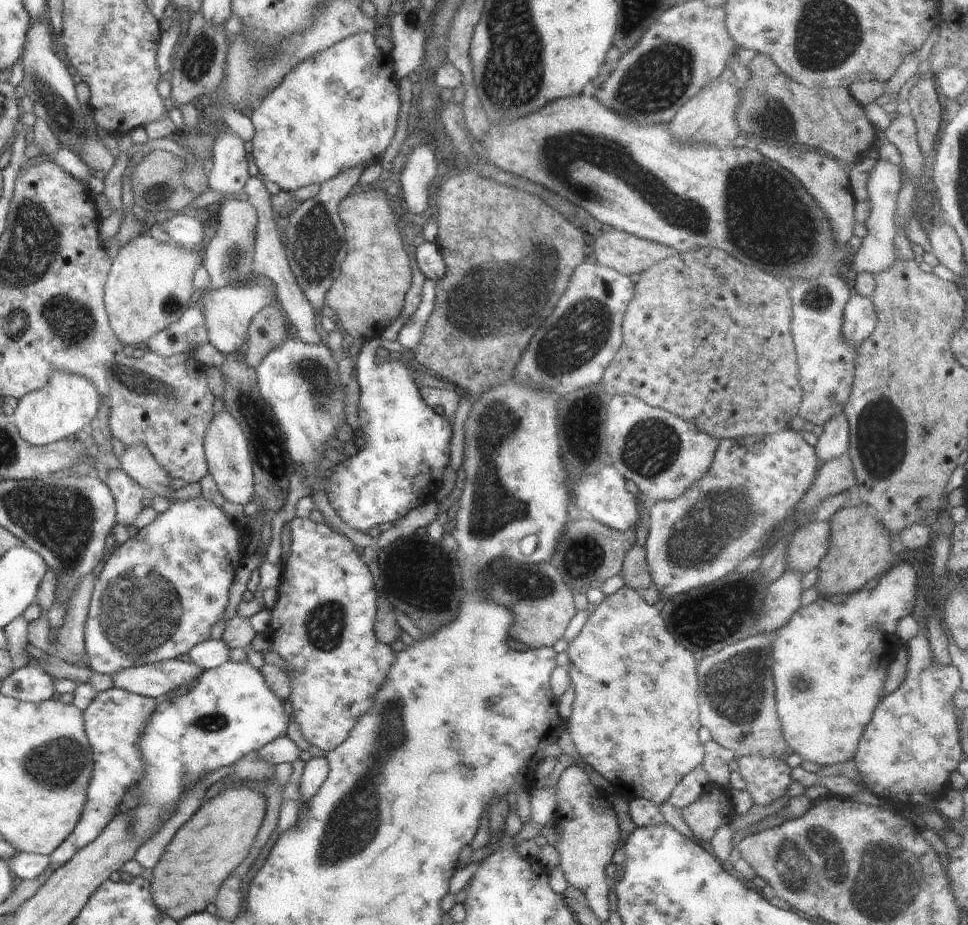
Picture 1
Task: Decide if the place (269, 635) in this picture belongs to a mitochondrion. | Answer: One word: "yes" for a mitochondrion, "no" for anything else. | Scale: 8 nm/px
no

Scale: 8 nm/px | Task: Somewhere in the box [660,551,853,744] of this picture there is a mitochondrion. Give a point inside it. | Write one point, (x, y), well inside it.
(734, 686)

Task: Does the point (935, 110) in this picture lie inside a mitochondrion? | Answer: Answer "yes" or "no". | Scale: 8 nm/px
no

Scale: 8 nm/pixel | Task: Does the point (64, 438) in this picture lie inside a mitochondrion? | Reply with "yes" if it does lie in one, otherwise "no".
no

